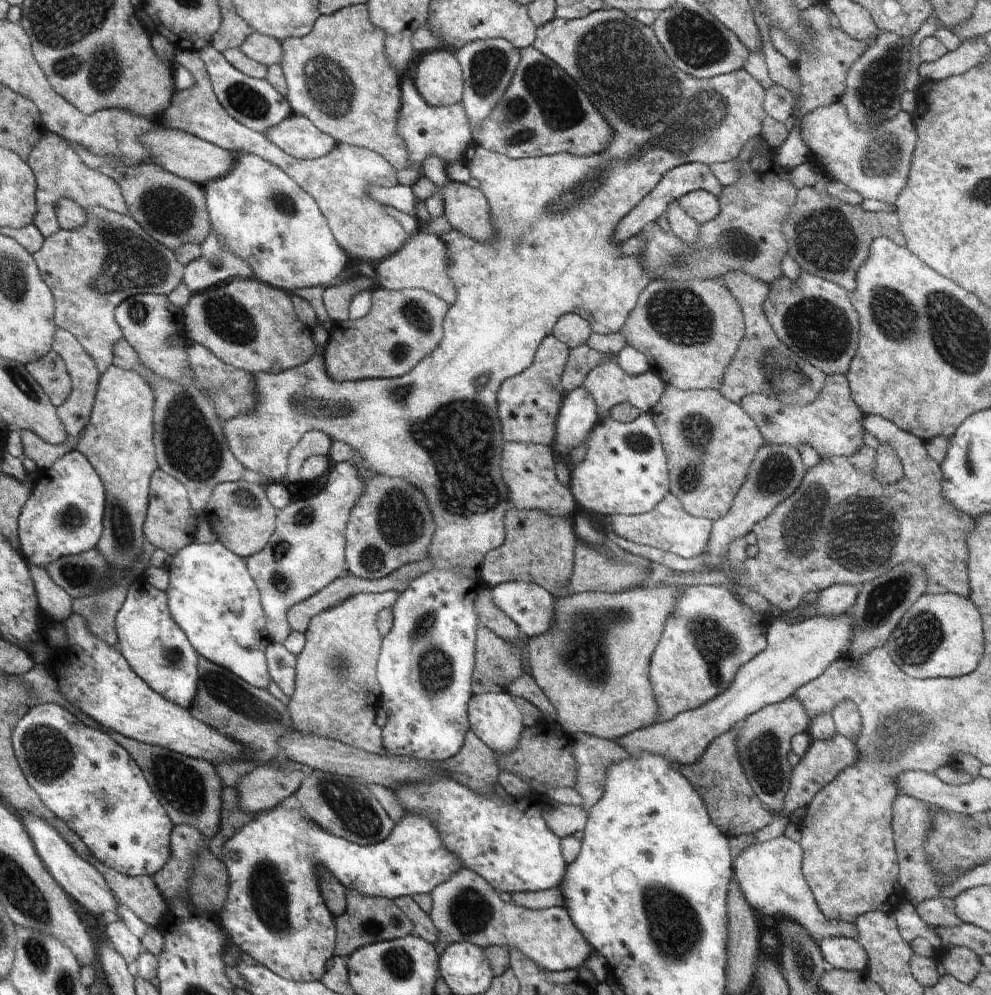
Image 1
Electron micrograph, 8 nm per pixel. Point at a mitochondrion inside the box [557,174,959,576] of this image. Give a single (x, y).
(860, 535)

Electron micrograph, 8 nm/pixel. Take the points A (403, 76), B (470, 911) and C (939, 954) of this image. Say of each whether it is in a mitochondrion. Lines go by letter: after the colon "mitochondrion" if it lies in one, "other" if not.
A: other
B: mitochondrion
C: other

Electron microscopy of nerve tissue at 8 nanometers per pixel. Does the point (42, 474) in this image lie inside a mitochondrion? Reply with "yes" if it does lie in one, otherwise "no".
no

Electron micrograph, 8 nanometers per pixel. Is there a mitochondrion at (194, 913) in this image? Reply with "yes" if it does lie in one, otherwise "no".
no

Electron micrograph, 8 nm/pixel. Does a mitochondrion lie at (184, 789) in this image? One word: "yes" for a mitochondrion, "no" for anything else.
yes

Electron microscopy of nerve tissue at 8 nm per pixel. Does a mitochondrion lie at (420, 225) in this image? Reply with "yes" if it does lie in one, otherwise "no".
no

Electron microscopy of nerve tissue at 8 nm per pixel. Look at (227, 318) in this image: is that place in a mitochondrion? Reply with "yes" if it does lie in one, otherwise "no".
yes

